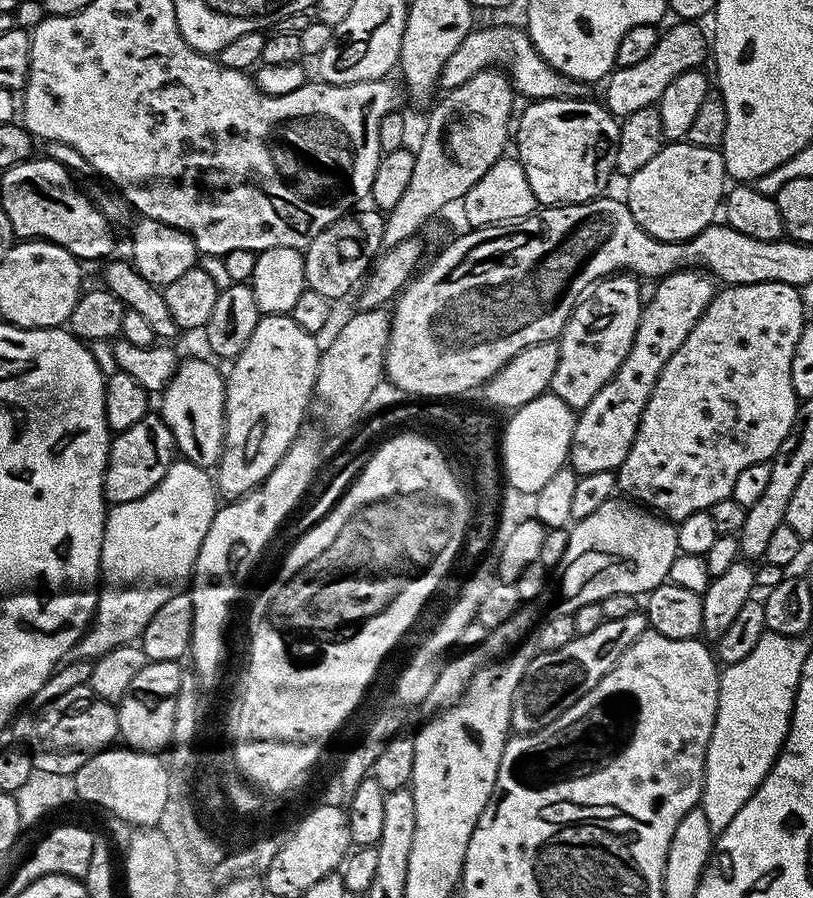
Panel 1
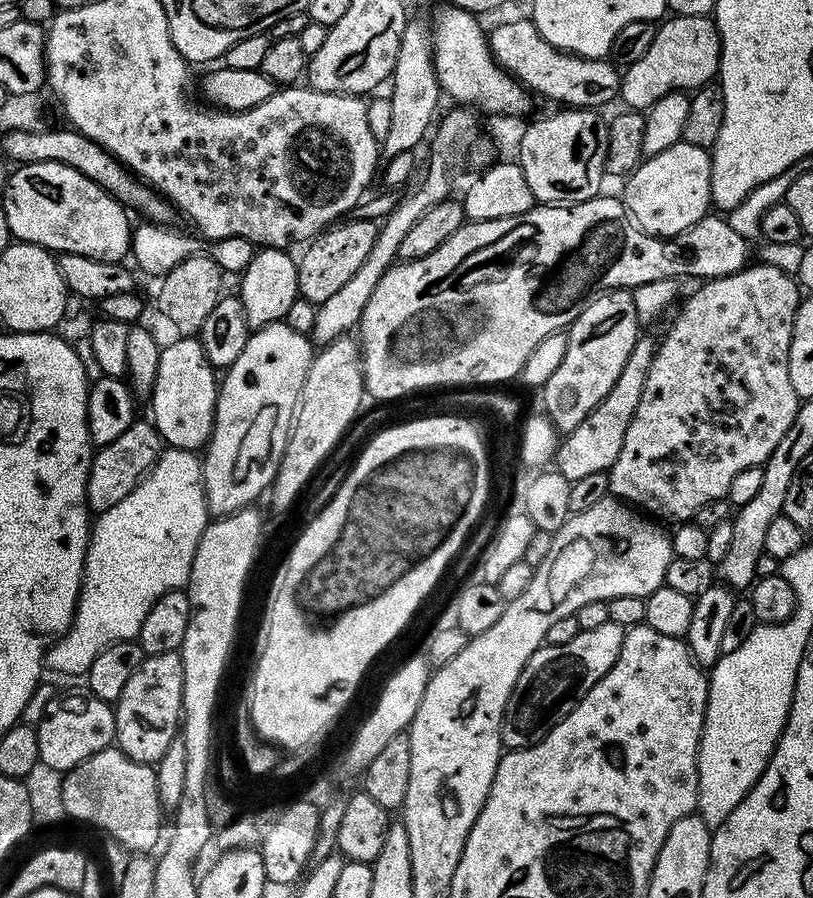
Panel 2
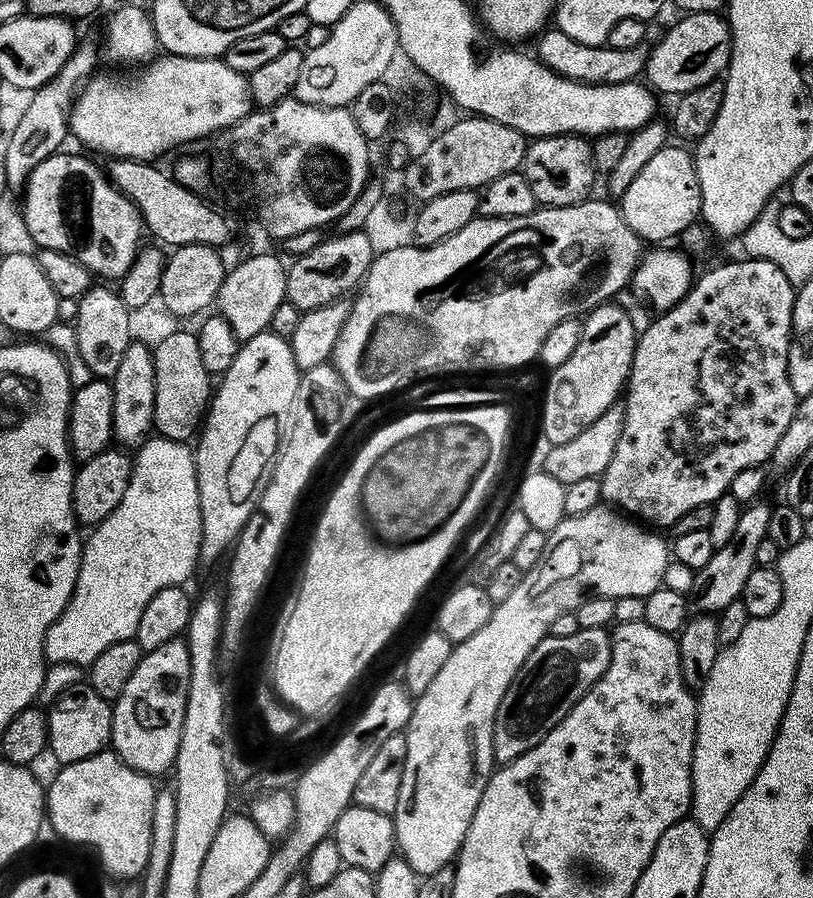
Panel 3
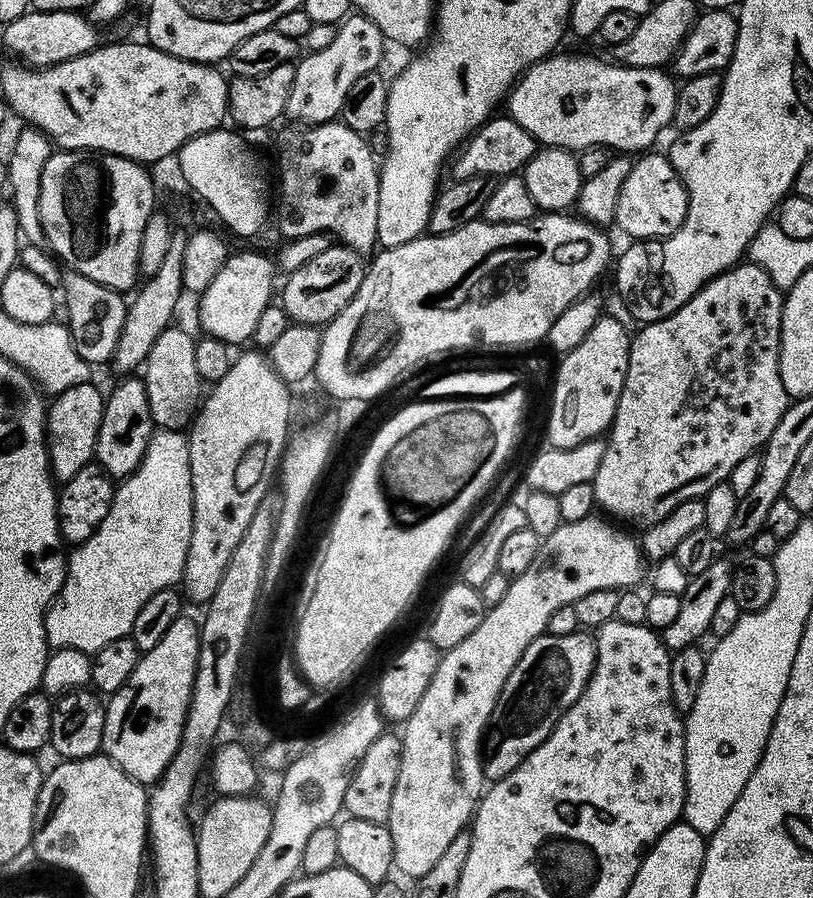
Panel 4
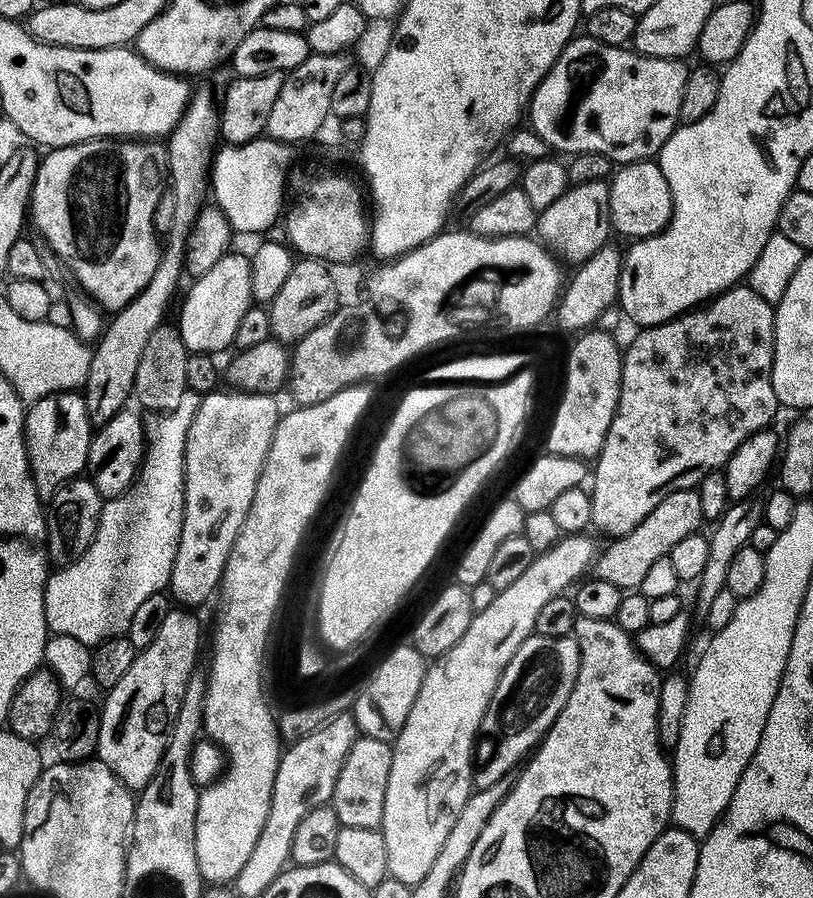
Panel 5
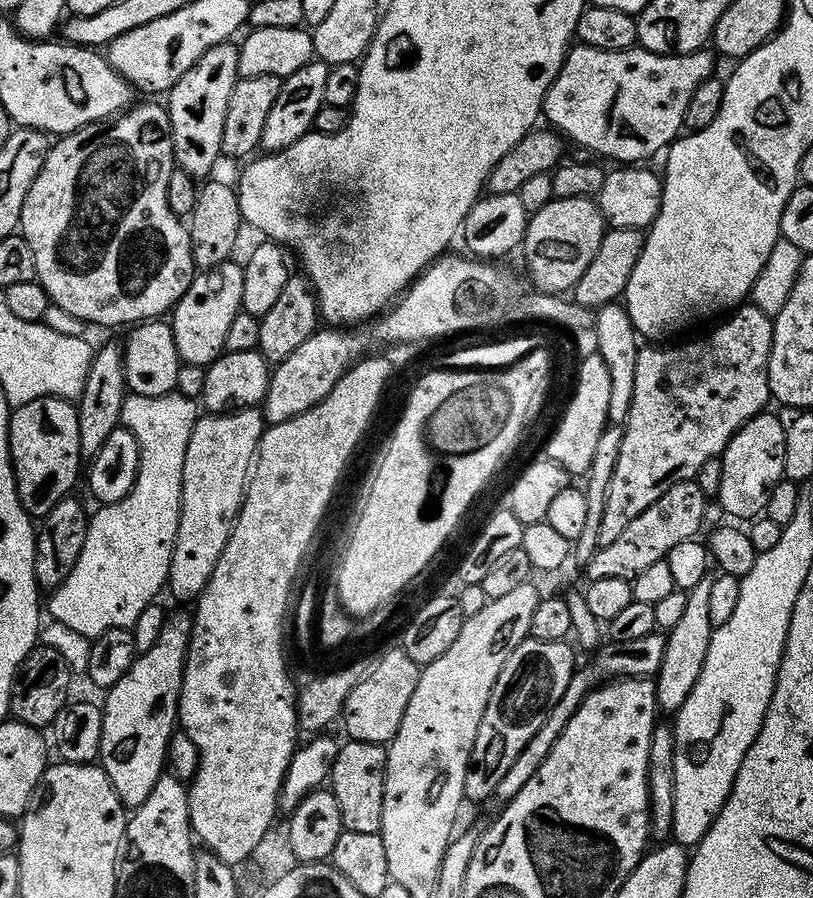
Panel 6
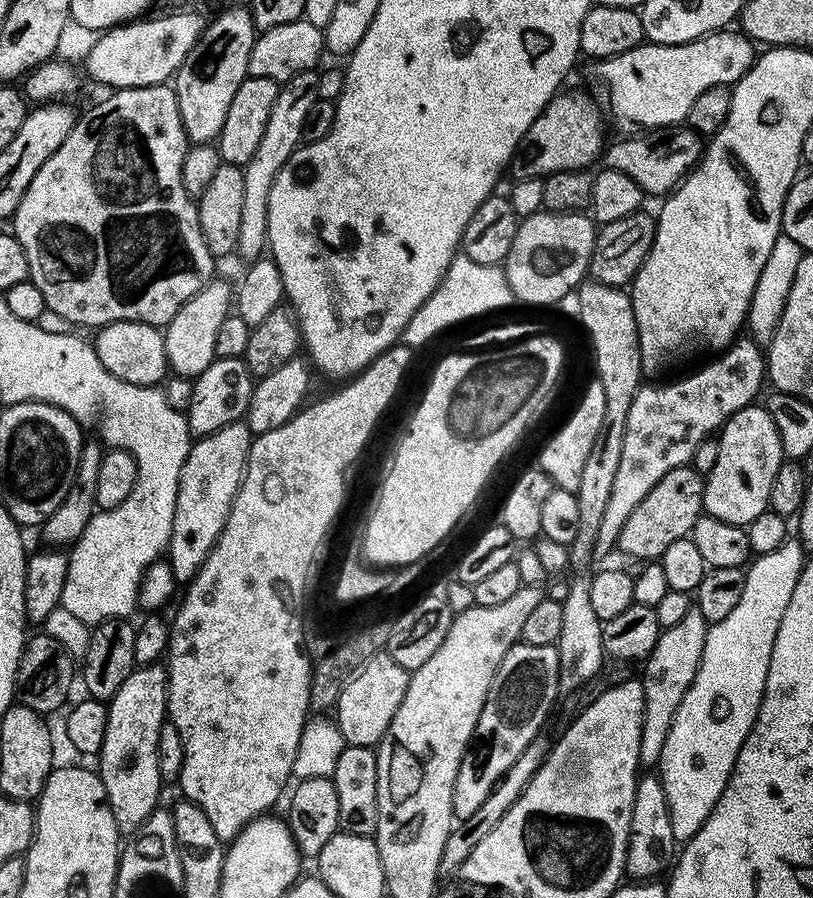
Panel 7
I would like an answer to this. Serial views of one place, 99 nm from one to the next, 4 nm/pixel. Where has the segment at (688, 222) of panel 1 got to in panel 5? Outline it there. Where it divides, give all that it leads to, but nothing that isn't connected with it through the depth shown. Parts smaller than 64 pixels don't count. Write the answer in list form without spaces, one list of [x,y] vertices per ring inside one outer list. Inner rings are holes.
[[[655,159],[635,160],[633,164],[619,165],[613,171],[608,185],[610,190],[610,214],[612,227],[624,236],[632,236],[633,241],[642,240],[645,236],[657,236],[672,217],[672,195],[670,182],[662,174]]]

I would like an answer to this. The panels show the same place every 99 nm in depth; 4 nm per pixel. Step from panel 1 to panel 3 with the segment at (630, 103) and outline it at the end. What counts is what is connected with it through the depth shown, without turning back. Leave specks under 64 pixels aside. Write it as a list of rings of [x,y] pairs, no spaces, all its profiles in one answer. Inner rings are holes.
[[[690,12],[679,18],[681,20],[677,24],[672,24],[665,30],[664,37],[656,45],[651,45],[648,62],[643,70],[647,83],[657,93],[665,92],[669,98],[698,90],[698,86],[706,86],[706,82],[711,80],[721,79],[727,73],[728,63],[732,60],[732,31],[728,28],[727,19],[720,12]]]

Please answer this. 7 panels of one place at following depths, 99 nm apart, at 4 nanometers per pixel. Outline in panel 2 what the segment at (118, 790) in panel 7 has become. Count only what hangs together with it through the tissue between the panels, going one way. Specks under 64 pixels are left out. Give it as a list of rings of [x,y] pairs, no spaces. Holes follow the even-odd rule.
[[[179,652],[149,656],[134,670],[126,690],[114,705],[116,713],[116,739],[120,751],[140,764],[155,765],[166,754],[172,740],[177,739],[182,728],[182,658]]]

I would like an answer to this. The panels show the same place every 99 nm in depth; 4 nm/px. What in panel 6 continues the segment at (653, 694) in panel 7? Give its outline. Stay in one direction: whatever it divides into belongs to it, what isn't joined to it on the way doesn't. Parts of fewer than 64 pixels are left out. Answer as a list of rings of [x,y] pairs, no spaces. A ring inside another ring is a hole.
[[[707,575],[698,582],[698,586],[687,589],[686,607],[678,623],[667,629],[664,641],[666,651],[662,654],[662,666],[658,666],[654,677],[656,685],[656,706],[661,713],[679,712],[682,702],[690,698],[690,690],[694,690],[694,682],[698,682],[698,674],[702,674],[702,662],[706,662],[706,650],[710,650],[710,638],[714,631],[710,622],[709,599],[712,576]]]

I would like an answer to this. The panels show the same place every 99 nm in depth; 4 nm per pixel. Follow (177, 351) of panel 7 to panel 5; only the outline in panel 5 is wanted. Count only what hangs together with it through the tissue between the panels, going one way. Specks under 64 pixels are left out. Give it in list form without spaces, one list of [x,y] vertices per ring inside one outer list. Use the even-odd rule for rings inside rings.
[[[230,250],[206,274],[191,281],[188,293],[179,301],[180,304],[180,337],[189,353],[207,352],[217,354],[223,348],[231,349],[234,345],[234,334],[246,315],[246,310],[253,307],[254,301],[250,290],[250,270],[252,261],[237,250]]]

